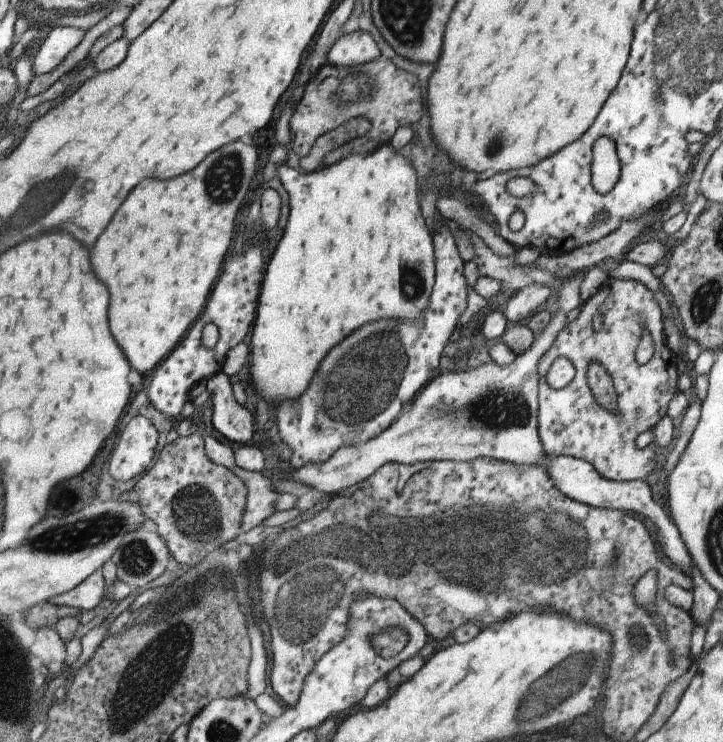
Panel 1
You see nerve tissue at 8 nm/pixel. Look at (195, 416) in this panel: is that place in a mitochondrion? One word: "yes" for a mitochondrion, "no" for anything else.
no

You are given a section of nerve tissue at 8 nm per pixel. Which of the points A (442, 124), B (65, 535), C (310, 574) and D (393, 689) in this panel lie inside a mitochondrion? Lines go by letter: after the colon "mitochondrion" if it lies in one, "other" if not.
A: other
B: mitochondrion
C: mitochondrion
D: other

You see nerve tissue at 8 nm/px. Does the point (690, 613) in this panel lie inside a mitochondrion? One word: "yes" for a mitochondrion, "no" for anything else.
no

